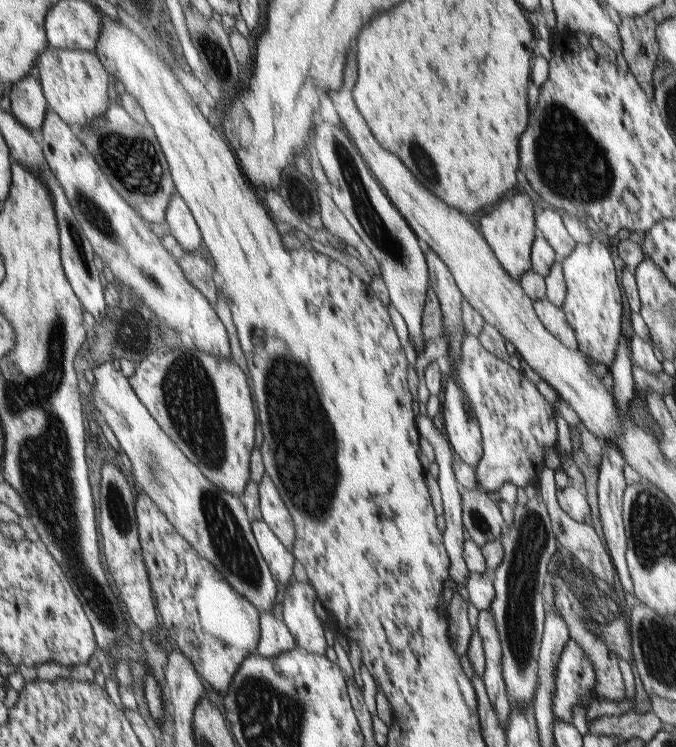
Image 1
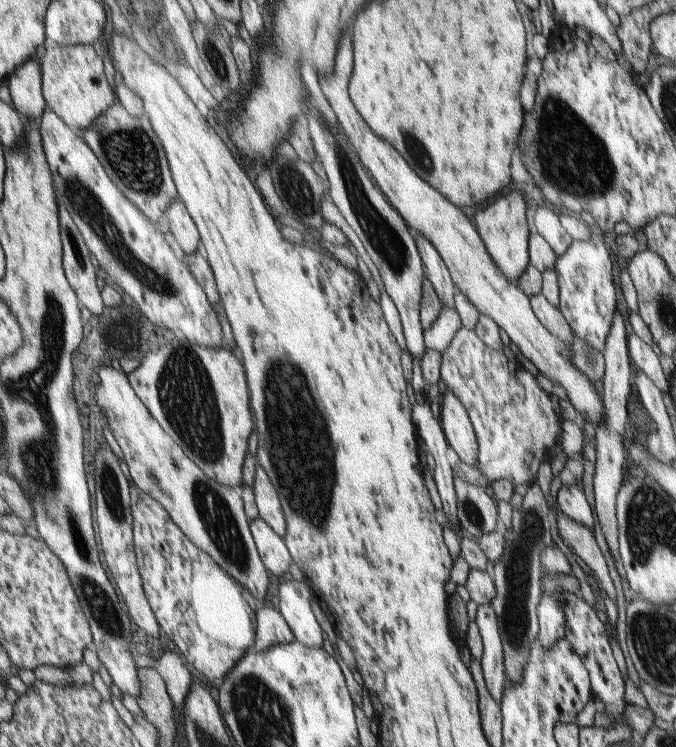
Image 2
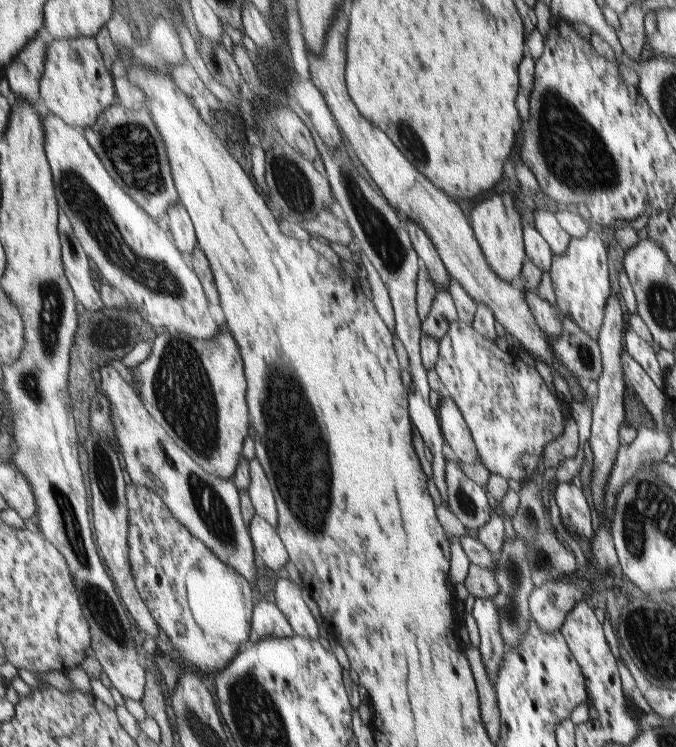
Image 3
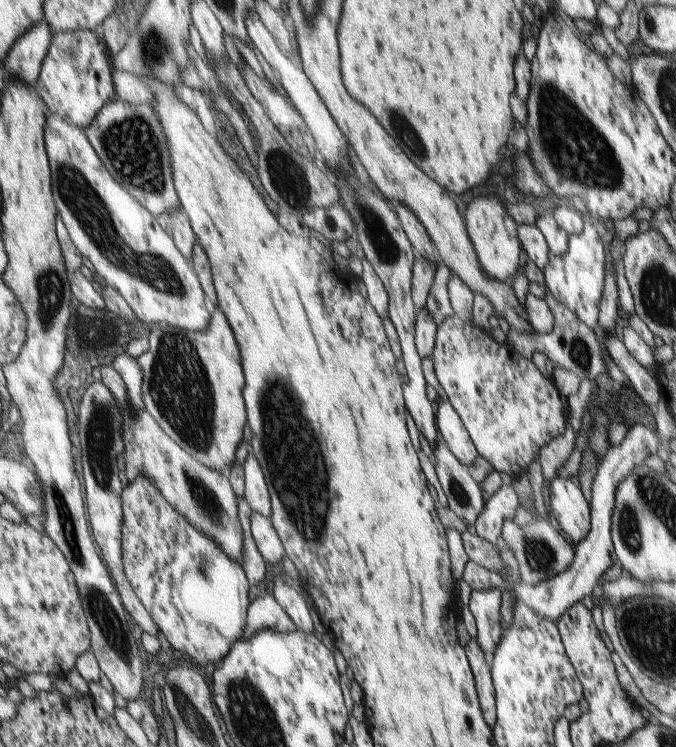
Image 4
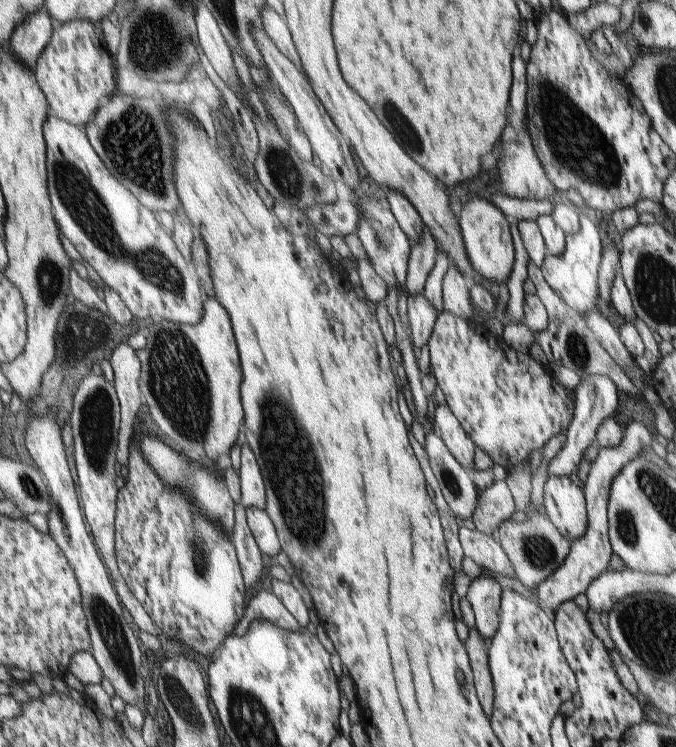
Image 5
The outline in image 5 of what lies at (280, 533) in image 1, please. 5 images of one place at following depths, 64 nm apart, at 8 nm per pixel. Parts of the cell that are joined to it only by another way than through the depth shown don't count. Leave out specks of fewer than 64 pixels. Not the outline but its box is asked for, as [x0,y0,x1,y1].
[238,444,267,510]

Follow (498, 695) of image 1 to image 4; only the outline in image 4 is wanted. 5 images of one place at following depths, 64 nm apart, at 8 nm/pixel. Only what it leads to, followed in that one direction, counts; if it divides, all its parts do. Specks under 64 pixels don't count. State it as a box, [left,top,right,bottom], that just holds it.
[469,588,502,662]

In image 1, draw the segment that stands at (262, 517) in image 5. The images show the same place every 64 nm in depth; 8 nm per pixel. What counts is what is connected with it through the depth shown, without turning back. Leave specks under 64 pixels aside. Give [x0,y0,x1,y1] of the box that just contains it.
[252,520,296,584]

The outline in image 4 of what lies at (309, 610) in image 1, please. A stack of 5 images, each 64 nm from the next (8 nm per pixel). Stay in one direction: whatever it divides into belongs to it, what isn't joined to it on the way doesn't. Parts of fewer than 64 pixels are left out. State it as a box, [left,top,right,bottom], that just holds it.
[272,576,315,634]

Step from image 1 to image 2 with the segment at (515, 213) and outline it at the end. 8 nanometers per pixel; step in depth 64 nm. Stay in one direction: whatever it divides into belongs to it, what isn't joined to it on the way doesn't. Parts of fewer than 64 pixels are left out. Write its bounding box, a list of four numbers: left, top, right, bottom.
[474,192,530,281]

